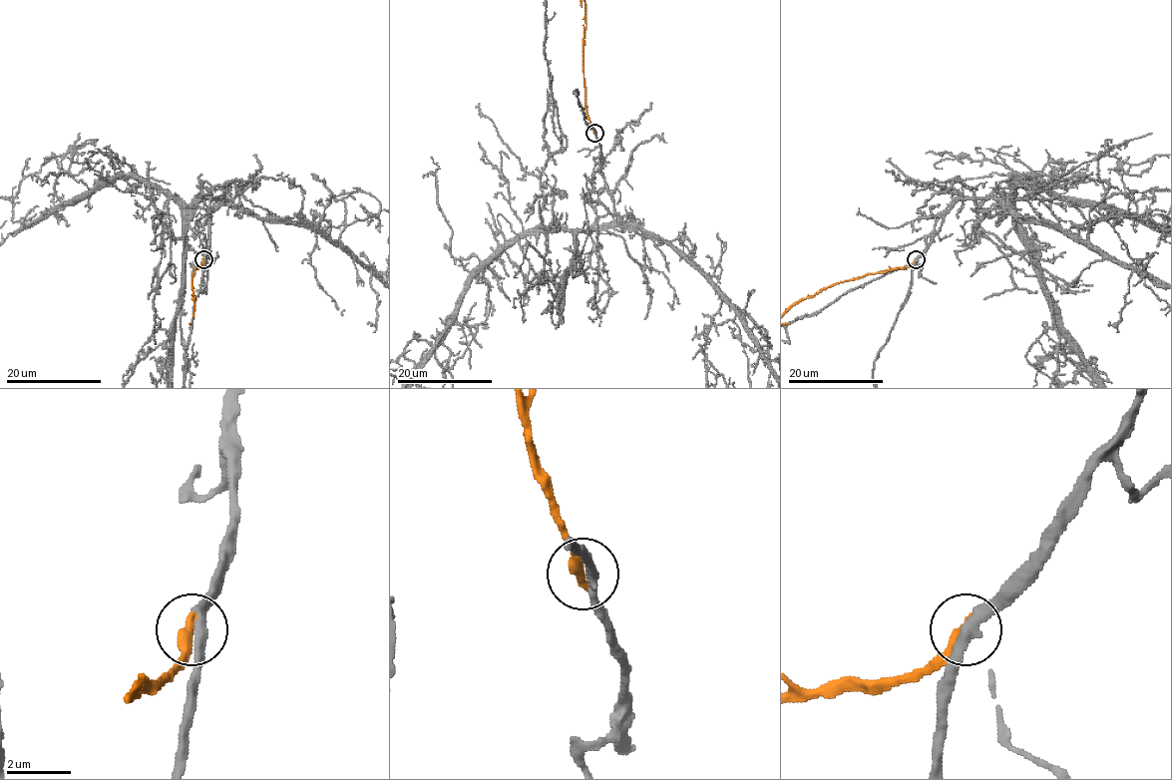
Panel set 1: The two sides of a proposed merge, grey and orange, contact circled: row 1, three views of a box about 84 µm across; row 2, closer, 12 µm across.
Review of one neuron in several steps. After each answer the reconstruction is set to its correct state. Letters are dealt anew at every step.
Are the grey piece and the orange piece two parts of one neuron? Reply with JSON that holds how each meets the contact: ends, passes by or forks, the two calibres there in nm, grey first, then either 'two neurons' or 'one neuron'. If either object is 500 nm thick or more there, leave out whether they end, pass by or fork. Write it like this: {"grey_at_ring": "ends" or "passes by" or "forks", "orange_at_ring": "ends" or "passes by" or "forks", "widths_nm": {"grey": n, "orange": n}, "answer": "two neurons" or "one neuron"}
{"grey_at_ring": "passes by", "orange_at_ring": "ends", "widths_nm": {"grey": 320, "orange": 440}, "answer": "one neuron"}

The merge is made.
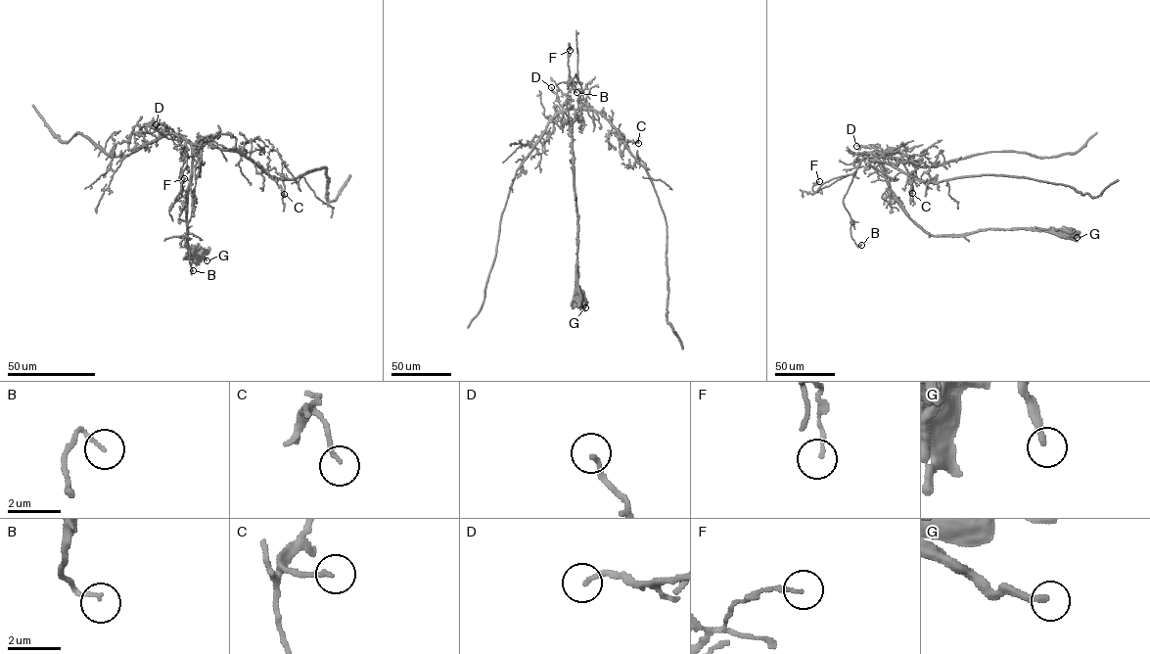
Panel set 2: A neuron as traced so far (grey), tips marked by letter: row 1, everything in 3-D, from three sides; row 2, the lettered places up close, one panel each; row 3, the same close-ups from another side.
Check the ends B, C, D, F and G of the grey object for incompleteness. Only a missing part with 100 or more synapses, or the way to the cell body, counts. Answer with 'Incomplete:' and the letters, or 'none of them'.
Incomplete: none of them

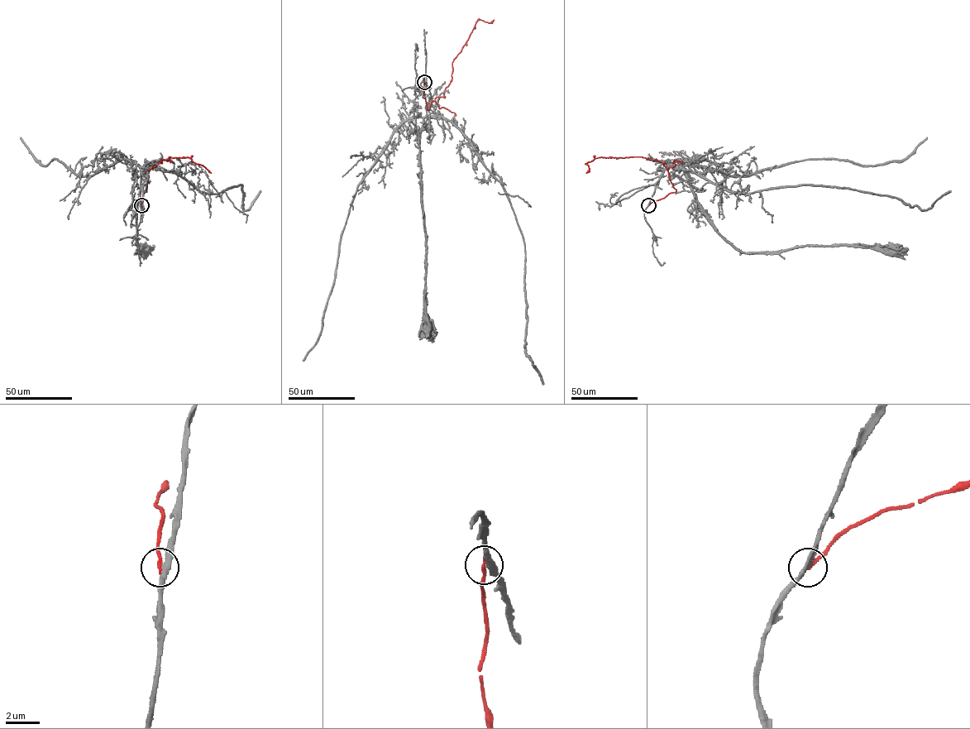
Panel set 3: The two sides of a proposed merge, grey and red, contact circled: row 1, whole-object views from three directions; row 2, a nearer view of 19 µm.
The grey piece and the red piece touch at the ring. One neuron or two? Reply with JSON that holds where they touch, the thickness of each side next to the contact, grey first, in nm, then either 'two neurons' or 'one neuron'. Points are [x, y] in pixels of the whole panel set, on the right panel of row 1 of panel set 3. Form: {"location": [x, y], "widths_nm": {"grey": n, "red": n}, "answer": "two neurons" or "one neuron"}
{"location": [648, 205], "widths_nm": {"grey": 240, "red": 200}, "answer": "two neurons"}

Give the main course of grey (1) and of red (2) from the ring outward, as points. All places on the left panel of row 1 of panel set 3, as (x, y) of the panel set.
1: (141, 206), (147, 166), (151, 165), (142, 168), (137, 199), (137, 251), (143, 245), (142, 250), (145, 251)
2: (141, 206), (149, 170), (162, 159), (188, 157), (211, 173)

